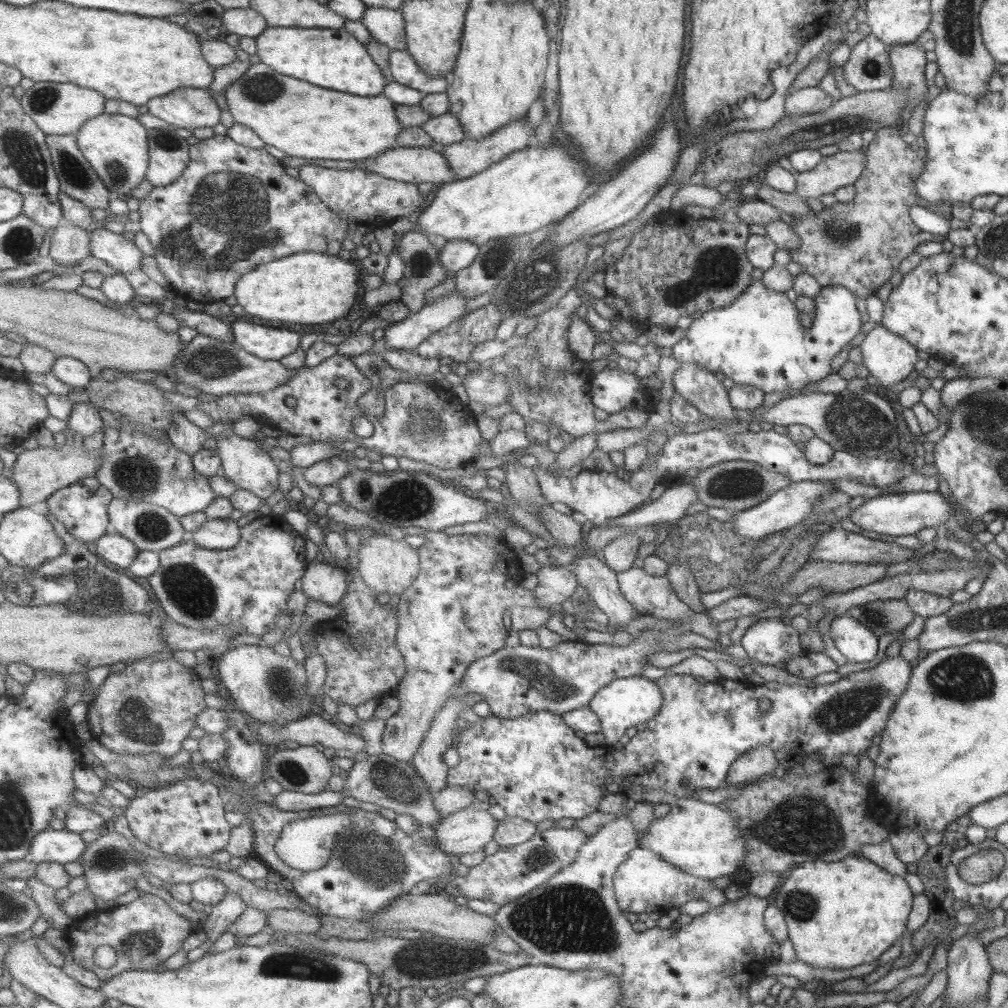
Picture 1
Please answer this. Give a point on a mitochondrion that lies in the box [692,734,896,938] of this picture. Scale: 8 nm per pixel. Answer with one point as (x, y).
(805, 824)

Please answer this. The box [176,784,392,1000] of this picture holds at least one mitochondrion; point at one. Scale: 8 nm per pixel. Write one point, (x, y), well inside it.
(289, 965)

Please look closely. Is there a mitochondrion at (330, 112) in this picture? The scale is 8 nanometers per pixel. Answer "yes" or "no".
no

